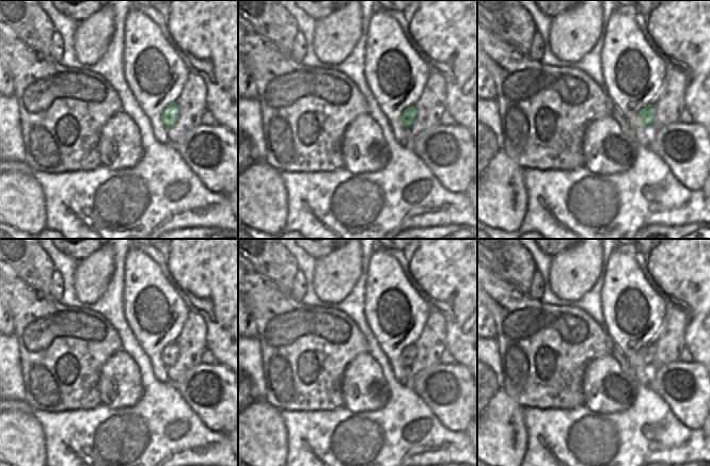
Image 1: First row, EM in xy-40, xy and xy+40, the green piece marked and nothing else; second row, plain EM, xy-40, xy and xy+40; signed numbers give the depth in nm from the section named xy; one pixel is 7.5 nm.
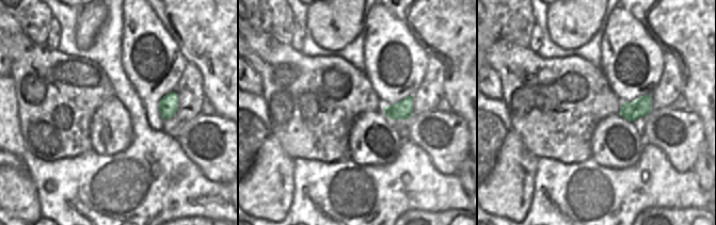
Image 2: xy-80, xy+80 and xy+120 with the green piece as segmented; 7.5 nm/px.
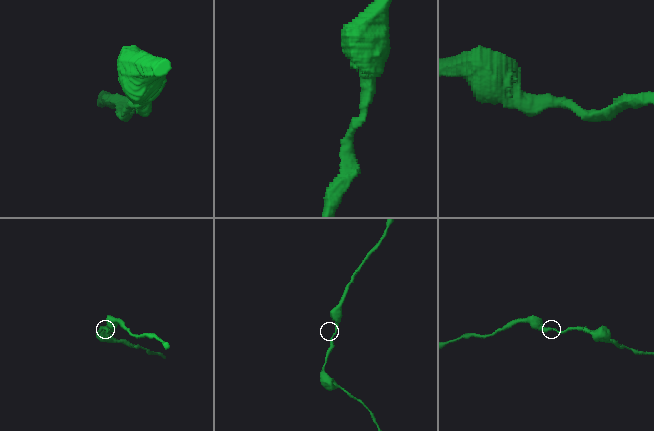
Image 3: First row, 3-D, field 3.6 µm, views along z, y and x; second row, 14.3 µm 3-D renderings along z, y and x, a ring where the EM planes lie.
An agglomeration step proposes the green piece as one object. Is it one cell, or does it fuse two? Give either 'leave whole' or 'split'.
leave whole

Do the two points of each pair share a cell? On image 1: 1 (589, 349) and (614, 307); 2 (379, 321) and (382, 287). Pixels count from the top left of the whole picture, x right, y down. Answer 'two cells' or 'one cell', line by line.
1: two cells
2: one cell

